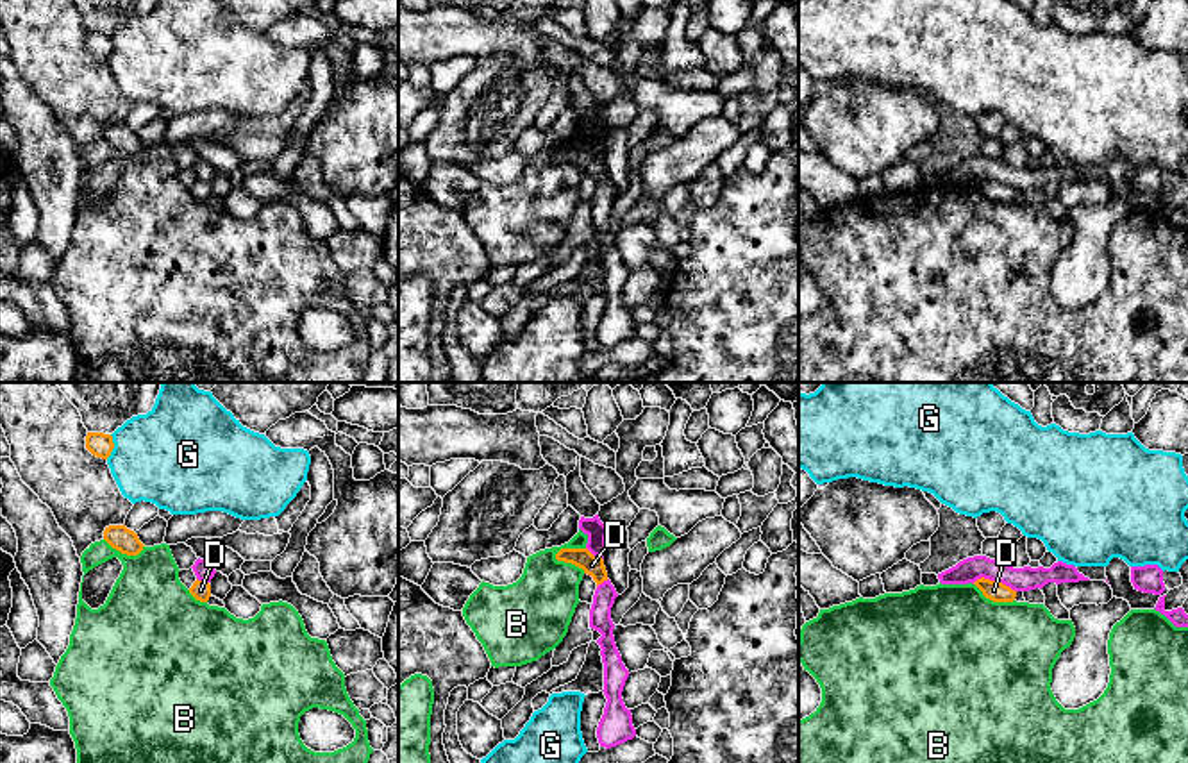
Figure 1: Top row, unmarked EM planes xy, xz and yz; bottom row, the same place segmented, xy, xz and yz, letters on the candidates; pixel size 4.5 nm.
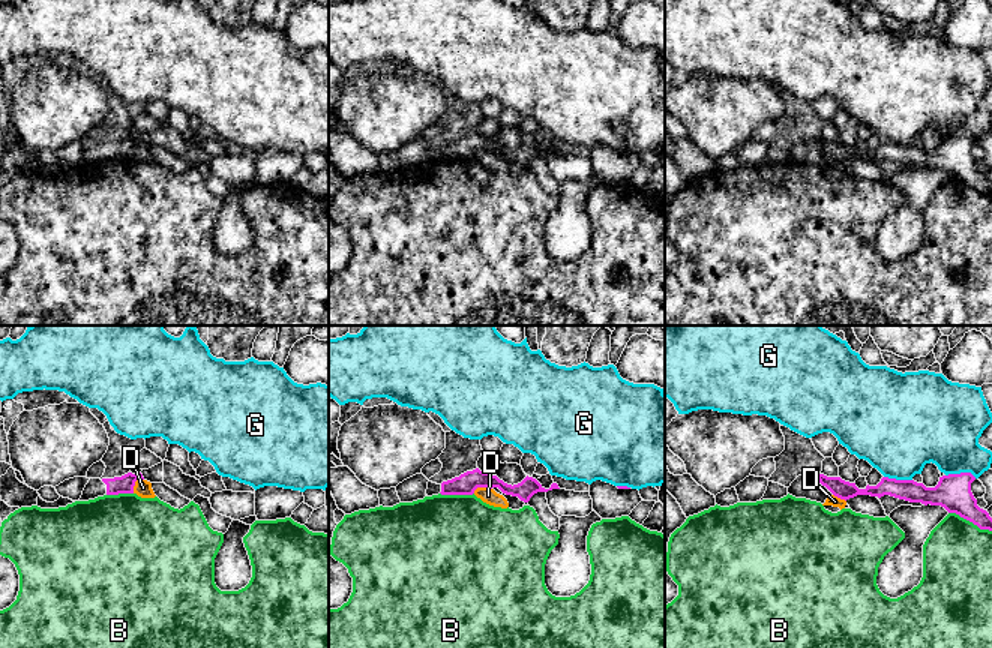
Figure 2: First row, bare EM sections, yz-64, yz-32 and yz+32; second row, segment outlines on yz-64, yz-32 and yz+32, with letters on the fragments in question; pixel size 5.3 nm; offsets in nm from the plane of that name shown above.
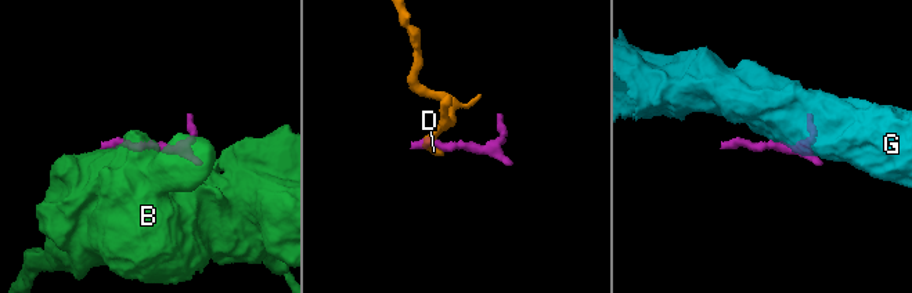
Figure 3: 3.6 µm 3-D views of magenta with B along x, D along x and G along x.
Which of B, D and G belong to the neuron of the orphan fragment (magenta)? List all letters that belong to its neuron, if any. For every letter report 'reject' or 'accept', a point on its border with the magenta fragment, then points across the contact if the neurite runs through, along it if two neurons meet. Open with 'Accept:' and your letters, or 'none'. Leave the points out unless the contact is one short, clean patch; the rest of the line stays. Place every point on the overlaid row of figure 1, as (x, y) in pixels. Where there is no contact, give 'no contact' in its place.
Accept: none
B: reject; meets magenta in yz at (956, 583)
D: reject; meets magenta in yz at (994, 579); border along yz (972, 583), (981, 578), (997, 579), (1015, 592)
G: reject; meets magenta in yz at (1147, 565)

